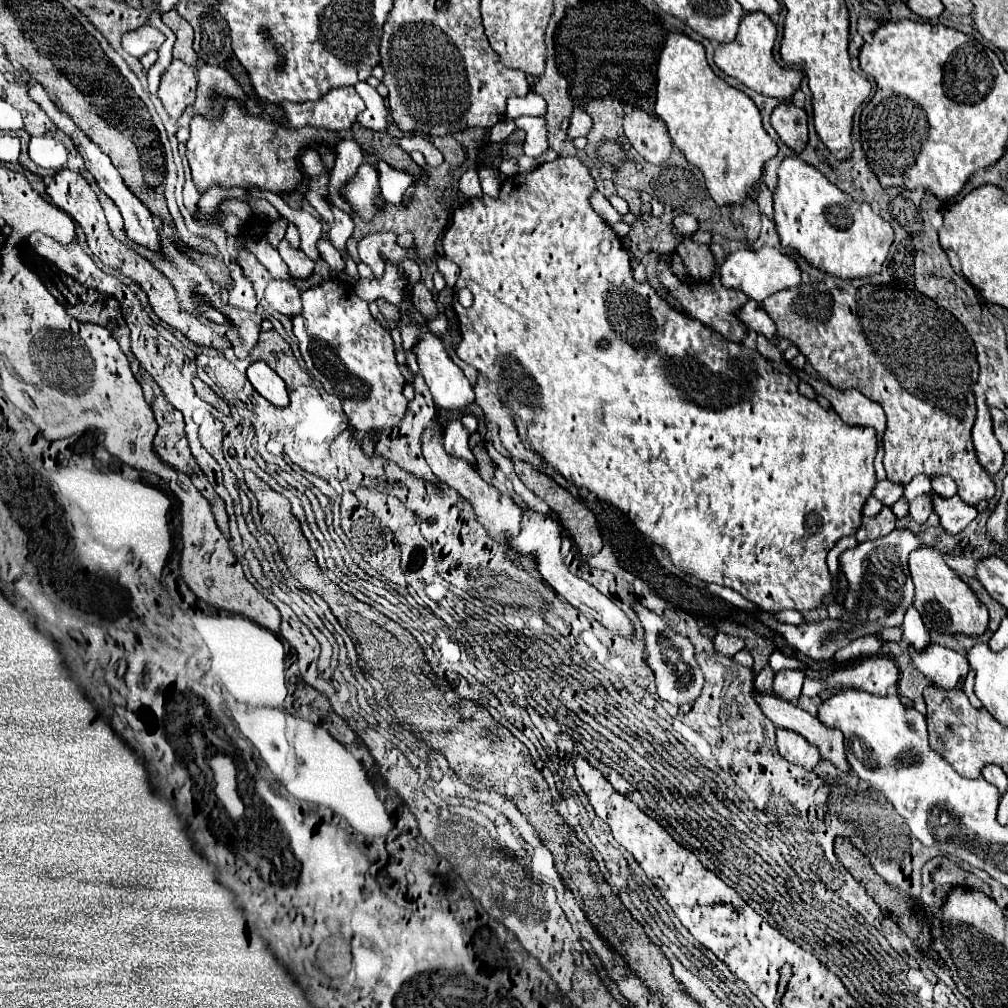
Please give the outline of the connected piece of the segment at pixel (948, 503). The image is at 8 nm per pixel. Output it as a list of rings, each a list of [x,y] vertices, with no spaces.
[[[939,495],[933,497],[933,511],[941,517],[941,525],[947,533],[963,531],[979,513],[975,507],[961,501],[957,495],[951,499],[941,499]]]

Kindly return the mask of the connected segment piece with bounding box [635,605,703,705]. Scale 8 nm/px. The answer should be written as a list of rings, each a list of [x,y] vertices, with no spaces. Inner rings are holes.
[[[635,605],[635,611],[641,619],[641,625],[645,627],[645,653],[647,653],[649,667],[655,671],[657,695],[673,705],[683,705],[697,699],[703,687],[703,673],[693,657],[693,645],[689,643],[689,639],[675,633],[665,621],[661,621],[649,609]]]

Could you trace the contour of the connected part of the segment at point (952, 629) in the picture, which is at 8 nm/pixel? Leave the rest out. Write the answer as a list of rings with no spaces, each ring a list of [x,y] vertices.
[[[933,547],[915,549],[909,555],[909,571],[915,583],[915,609],[921,613],[923,623],[929,631],[971,637],[979,637],[987,631],[987,607],[977,599],[973,589],[959,575],[955,575],[953,569],[947,567],[939,551],[935,551]]]

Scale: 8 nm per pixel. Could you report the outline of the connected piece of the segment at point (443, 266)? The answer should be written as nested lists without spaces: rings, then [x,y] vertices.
[[[437,257],[437,267],[443,273],[447,287],[455,287],[455,283],[459,279],[459,267],[453,261],[449,261],[447,257]]]

